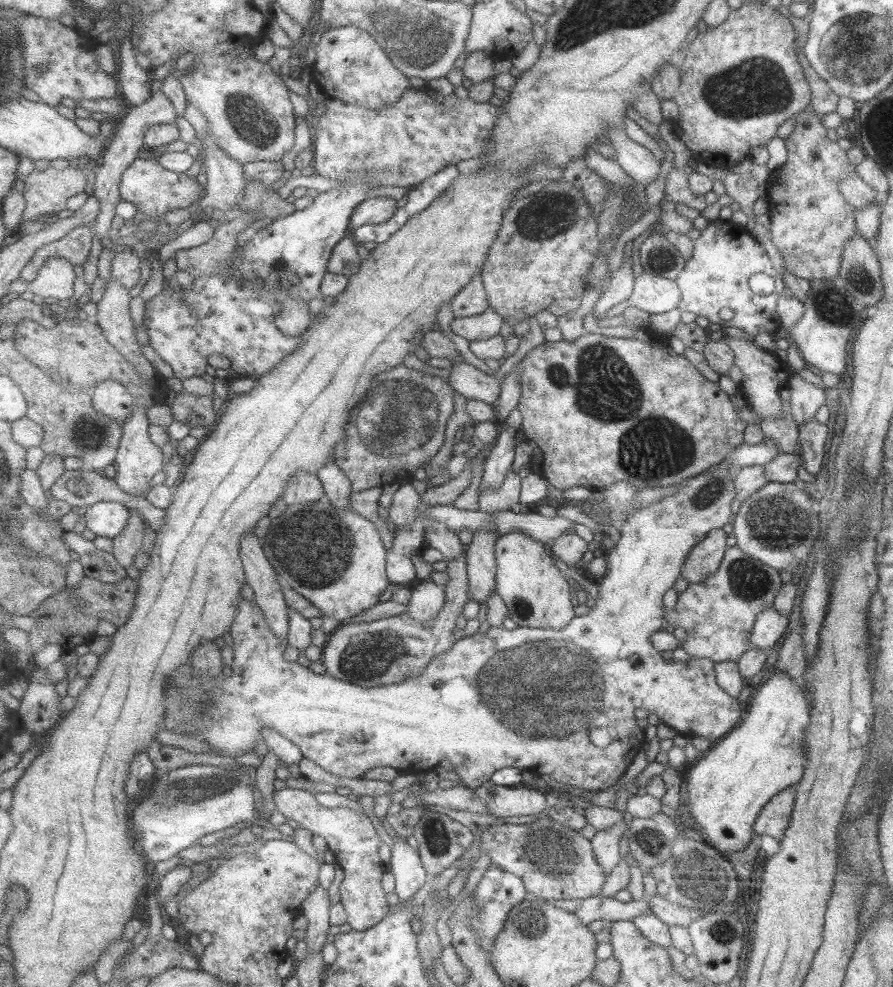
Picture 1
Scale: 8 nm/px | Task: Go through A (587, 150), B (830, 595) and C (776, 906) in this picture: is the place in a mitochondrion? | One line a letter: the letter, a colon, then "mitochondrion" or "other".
A: other
B: other
C: other

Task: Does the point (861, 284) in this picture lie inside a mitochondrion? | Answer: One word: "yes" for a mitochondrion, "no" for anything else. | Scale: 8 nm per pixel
yes

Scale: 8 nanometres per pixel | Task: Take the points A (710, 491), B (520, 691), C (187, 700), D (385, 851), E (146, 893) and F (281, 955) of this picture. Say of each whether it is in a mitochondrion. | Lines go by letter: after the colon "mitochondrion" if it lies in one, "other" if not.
A: mitochondrion
B: mitochondrion
C: mitochondrion
D: other
E: other
F: other

